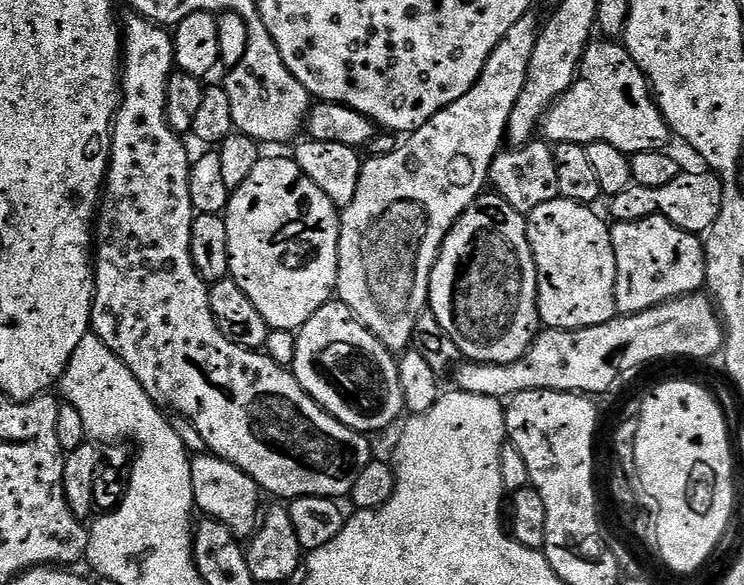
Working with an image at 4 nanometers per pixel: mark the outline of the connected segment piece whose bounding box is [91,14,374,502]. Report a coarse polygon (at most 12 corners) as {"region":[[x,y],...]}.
{"region":[[122,20],[91,331],[265,493],[374,459],[220,332],[167,27]]}

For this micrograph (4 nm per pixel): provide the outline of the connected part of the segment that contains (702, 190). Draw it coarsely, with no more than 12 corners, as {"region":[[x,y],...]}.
{"region":[[708,170],[681,171],[657,188],[611,197],[612,220],[664,216],[707,233],[722,210],[724,185]]}

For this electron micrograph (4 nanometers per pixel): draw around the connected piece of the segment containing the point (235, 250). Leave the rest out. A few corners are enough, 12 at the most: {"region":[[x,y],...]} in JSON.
{"region":[[295,159],[229,195],[231,279],[269,329],[333,299],[340,212]]}

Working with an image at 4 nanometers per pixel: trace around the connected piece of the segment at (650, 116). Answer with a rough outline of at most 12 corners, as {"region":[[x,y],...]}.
{"region":[[589,43],[544,115],[553,145],[658,152],[668,124],[638,62]]}

